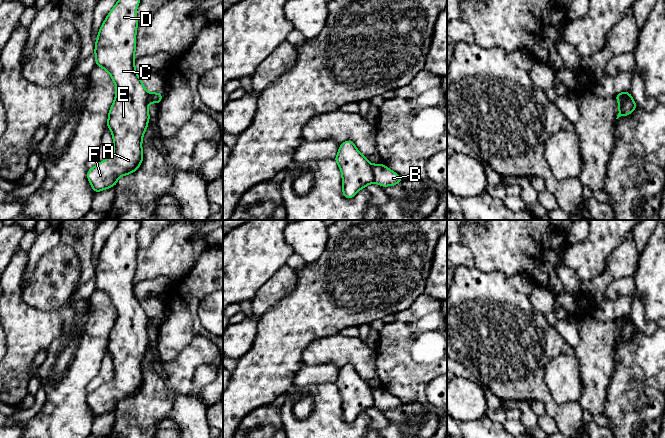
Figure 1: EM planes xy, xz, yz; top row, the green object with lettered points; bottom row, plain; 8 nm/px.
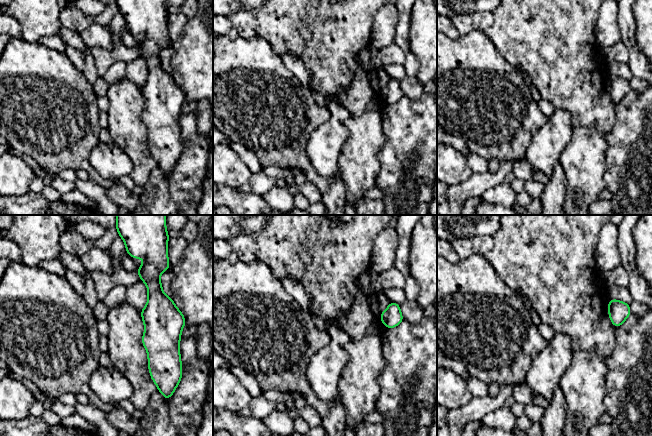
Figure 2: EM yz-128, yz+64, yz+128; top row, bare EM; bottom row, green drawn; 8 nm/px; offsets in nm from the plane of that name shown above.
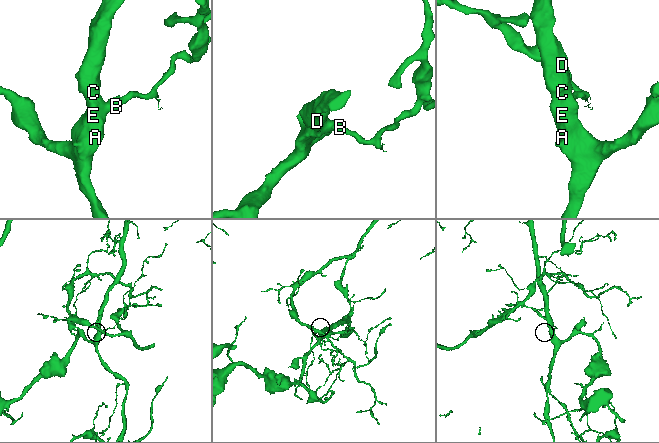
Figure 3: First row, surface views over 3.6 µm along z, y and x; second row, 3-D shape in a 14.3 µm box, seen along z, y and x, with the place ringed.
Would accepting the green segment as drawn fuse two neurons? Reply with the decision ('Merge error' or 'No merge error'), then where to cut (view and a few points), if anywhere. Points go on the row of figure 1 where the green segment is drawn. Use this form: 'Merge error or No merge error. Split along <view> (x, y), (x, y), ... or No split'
Merge error. Split along xz (372, 165), (374, 181)

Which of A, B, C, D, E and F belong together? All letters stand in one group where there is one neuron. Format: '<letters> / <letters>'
A C D E F / B

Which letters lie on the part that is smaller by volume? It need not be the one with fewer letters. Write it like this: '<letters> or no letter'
A, C, D, E, F

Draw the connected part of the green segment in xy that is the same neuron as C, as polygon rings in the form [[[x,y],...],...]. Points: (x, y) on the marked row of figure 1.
[[[118,0],[95,42],[96,65],[111,75],[116,94],[106,124],[112,133],[114,154],[87,171],[94,193],[116,186],[121,176],[137,171],[144,157],[142,138],[150,119],[150,94],[136,73],[134,61],[139,3]]]

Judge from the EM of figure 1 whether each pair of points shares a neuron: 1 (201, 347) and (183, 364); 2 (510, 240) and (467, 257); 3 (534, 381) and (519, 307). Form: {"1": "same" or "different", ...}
{"1": "same", "2": "different", "3": "same"}

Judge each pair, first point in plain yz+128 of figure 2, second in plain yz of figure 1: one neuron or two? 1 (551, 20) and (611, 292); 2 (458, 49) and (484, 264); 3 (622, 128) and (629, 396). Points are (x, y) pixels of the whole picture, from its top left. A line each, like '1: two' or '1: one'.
1: two
2: two
3: one

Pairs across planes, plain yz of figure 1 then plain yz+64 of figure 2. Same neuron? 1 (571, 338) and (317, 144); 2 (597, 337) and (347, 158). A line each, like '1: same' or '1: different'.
1: same
2: same

